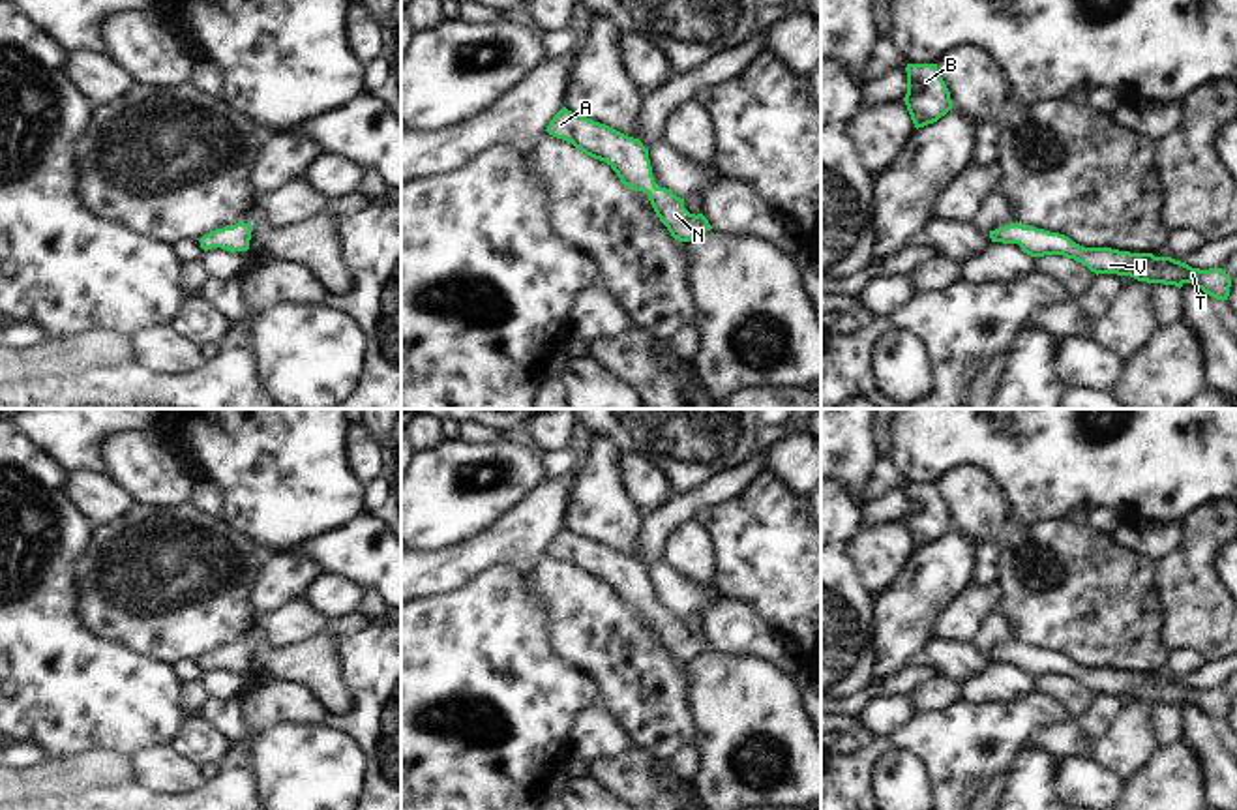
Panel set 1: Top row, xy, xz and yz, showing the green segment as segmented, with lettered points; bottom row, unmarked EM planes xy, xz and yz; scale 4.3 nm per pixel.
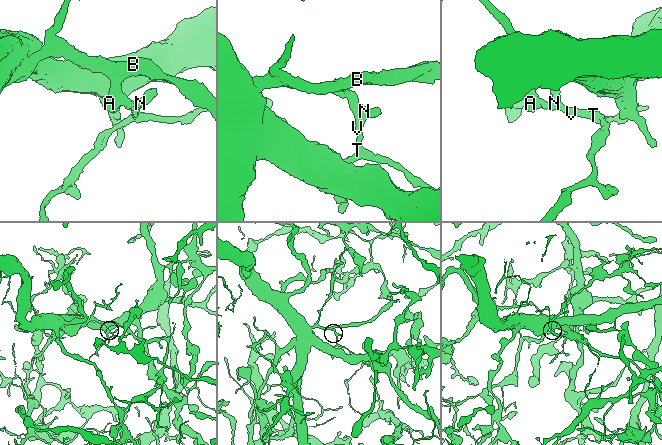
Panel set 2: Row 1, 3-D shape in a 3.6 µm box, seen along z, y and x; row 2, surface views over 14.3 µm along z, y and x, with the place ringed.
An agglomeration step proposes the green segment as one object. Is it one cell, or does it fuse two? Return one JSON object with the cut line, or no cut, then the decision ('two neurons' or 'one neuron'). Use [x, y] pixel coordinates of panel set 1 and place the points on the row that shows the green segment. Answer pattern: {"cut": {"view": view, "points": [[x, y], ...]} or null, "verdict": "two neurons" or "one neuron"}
{"cut": null, "verdict": "one neuron"}

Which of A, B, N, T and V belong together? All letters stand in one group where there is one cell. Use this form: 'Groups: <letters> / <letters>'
Groups: A B N T V.

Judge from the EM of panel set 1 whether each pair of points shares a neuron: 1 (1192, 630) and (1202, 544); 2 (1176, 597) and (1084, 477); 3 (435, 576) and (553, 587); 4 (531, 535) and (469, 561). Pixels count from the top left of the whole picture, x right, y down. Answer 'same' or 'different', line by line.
1: same
2: different
3: different
4: same

